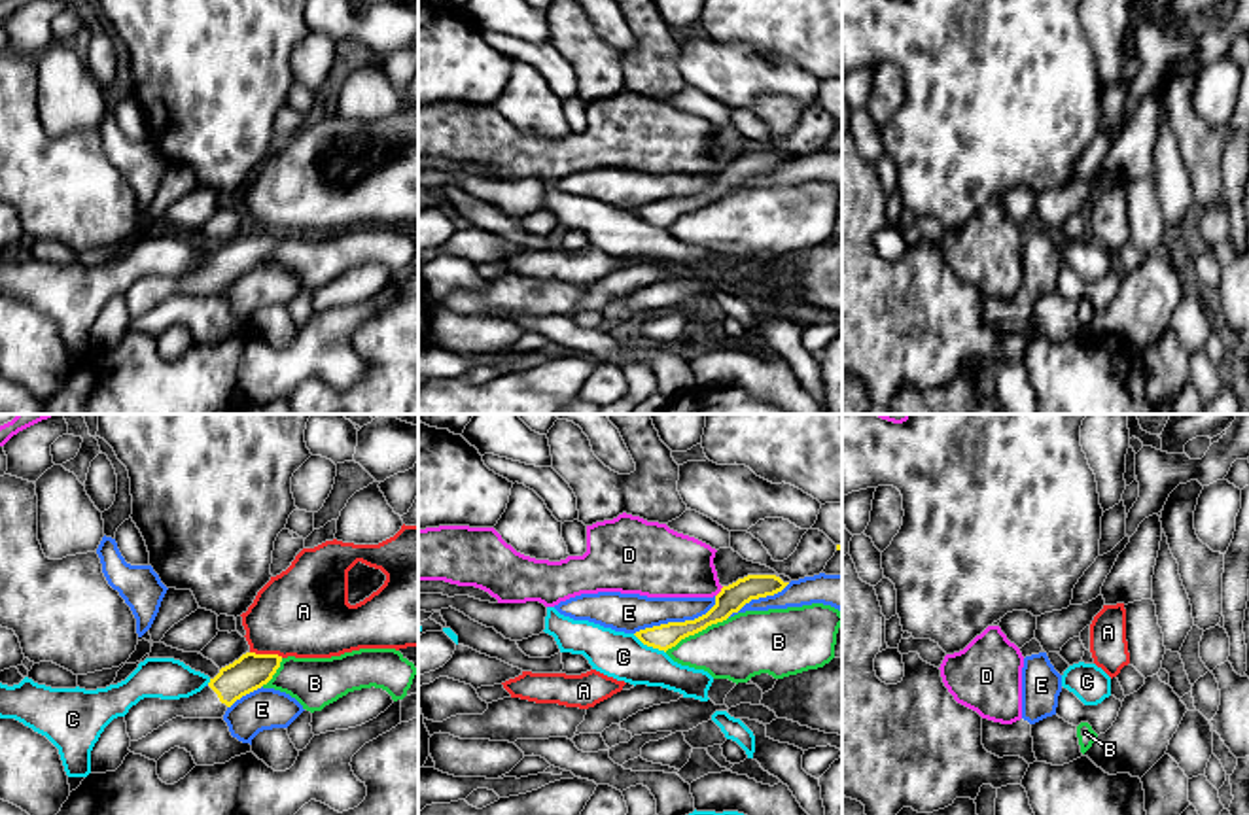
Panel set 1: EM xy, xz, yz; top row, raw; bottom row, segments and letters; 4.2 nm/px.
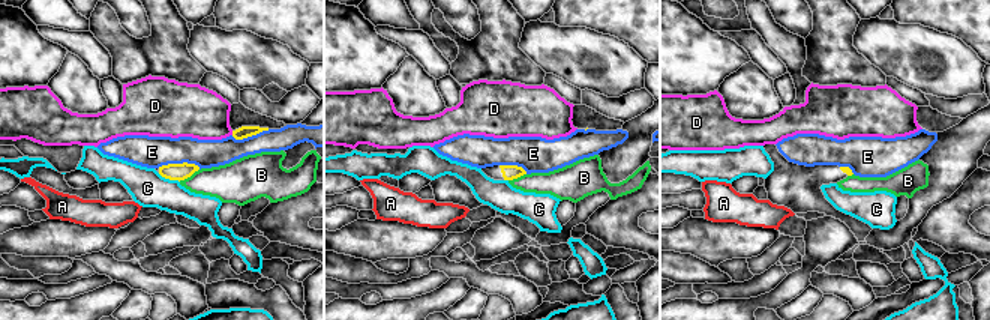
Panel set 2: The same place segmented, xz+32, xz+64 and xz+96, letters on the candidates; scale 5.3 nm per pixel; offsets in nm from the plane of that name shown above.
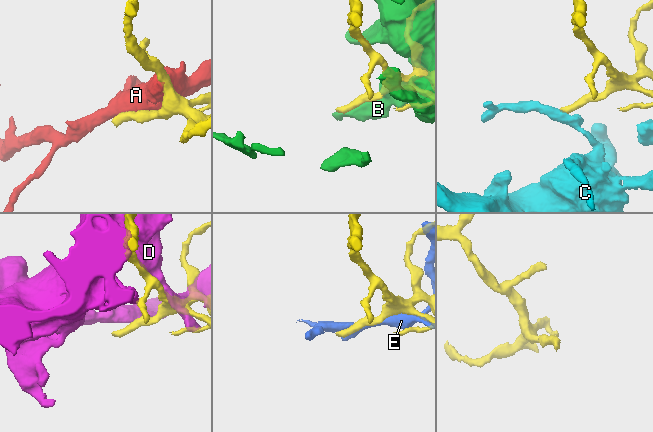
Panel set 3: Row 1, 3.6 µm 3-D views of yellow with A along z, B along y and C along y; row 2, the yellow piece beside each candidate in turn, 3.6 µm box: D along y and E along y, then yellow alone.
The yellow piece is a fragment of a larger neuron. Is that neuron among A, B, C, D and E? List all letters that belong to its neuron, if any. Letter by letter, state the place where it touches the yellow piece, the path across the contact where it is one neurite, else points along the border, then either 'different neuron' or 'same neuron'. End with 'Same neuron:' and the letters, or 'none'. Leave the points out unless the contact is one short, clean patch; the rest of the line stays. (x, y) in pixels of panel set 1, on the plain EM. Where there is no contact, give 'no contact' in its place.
A: meets yellow in xy at (267, 231); different neuron
B: meets yellow in xz at (695, 208); different neuron
C: meets yellow in xz at (650, 222); border along xz (633, 210), (665, 229); different neuron
D: meets yellow in xz at (720, 169); different neuron
E: meets yellow in xz at (678, 199); different neuron
Same neuron: none

